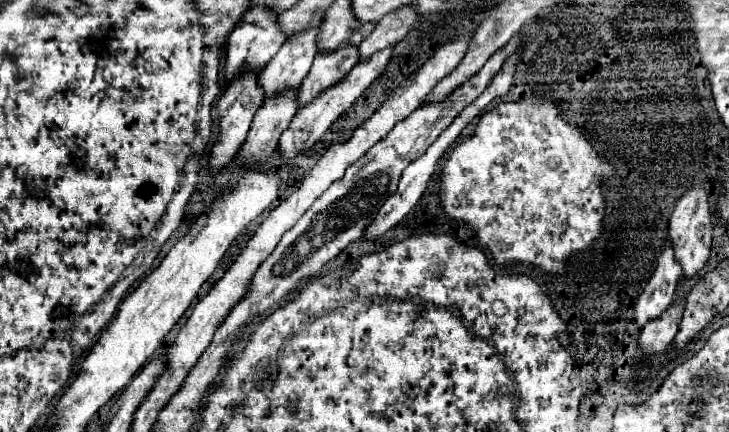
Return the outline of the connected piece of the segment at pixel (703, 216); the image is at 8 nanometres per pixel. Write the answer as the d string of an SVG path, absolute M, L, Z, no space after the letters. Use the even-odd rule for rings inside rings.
M694 187L692 191L686 191L678 199L670 215L668 233L674 243L676 259L682 263L684 277L696 275L706 265L710 257L710 243L712 243L712 217L710 217L710 207L708 207L708 193L702 187Z

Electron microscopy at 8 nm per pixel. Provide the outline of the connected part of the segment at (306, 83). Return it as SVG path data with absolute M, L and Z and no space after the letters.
M348 45L348 49L338 49L336 53L318 53L310 73L300 85L300 107L310 103L322 89L340 81L358 63L358 55L358 45Z

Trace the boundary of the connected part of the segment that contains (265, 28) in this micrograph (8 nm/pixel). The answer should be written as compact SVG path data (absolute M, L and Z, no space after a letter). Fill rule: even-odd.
M252 5L238 27L232 31L228 37L228 49L226 49L226 81L236 77L242 67L252 67L252 69L264 69L266 63L276 55L276 51L284 45L288 35L284 35L284 29L280 29L278 23L278 13L268 9L268 5Z

